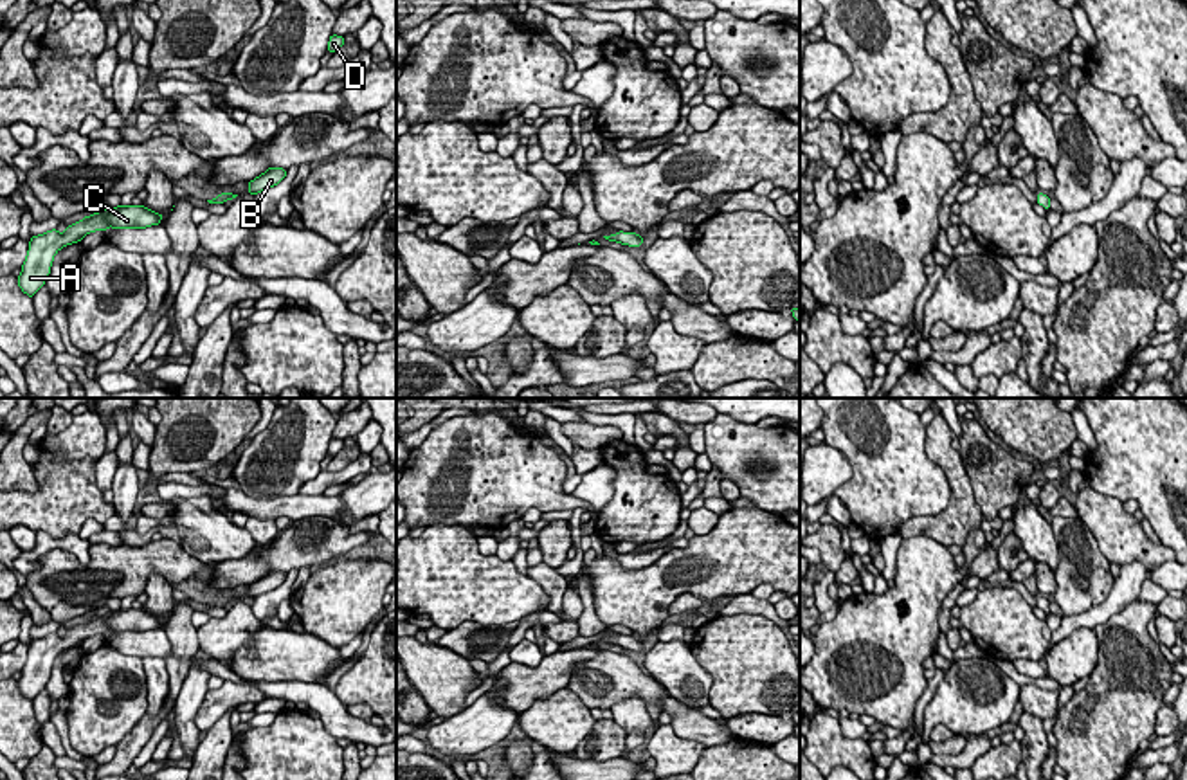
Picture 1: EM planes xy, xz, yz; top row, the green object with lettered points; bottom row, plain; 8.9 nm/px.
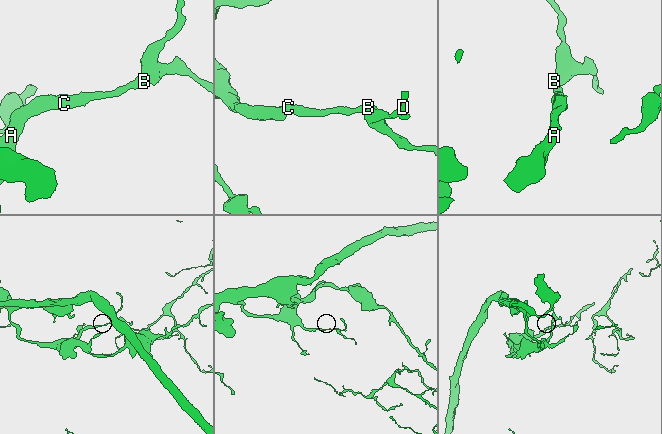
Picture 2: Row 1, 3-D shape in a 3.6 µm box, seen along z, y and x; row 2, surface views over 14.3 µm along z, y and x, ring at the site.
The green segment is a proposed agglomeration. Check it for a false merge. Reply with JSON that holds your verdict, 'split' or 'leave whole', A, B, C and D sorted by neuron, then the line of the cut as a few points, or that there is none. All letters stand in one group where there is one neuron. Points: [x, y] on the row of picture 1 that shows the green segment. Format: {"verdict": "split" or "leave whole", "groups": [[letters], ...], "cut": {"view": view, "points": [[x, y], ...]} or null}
{"verdict": "leave whole", "groups": [["A", "B", "C", "D"]], "cut": null}

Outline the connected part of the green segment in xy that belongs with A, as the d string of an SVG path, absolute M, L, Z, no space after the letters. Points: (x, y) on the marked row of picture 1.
M117 205L83 220L67 225L65 232L58 229L47 231L43 234L32 236L29 241L27 258L22 265L22 274L16 277L18 286L29 297L45 285L54 256L59 249L81 241L86 234L95 231L113 229L146 229L159 225L164 214L159 214L144 205Z

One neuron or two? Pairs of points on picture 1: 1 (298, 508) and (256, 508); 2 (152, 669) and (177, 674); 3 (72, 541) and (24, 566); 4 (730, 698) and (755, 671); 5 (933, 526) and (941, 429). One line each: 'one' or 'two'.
1: one
2: two
3: one
4: one
5: one

